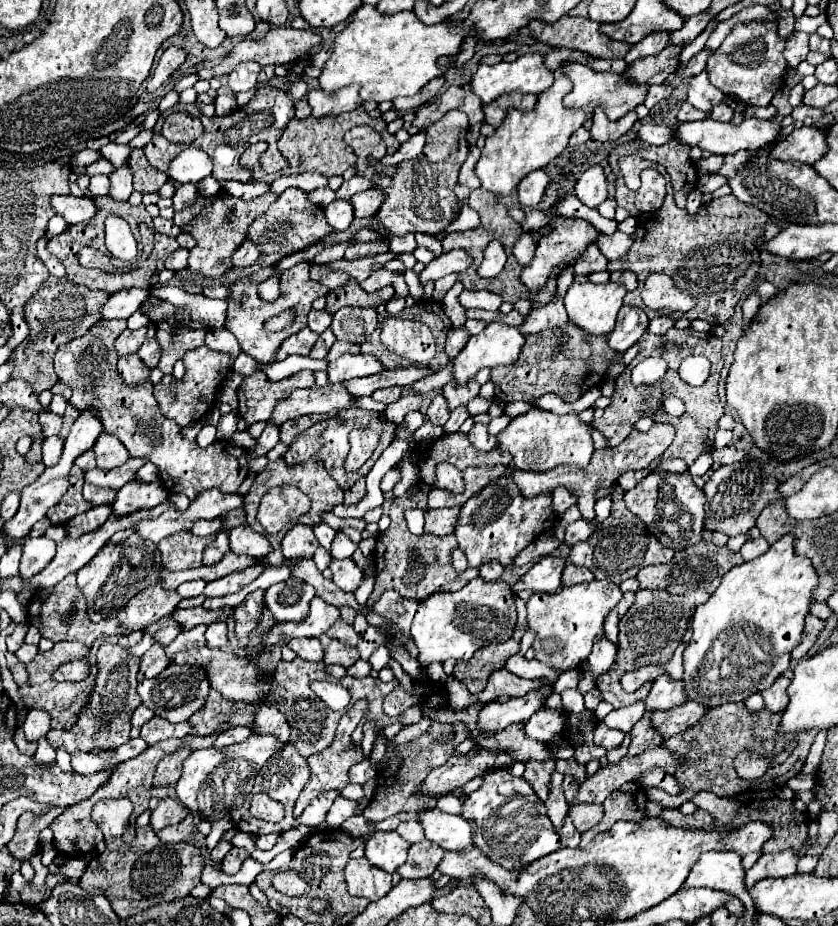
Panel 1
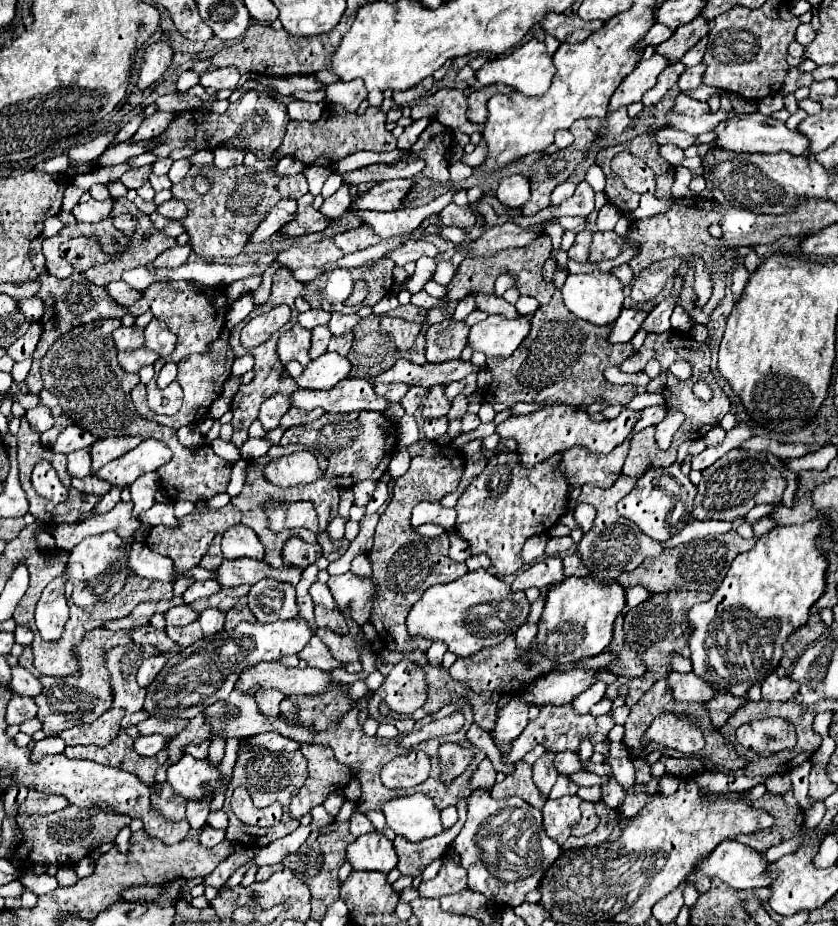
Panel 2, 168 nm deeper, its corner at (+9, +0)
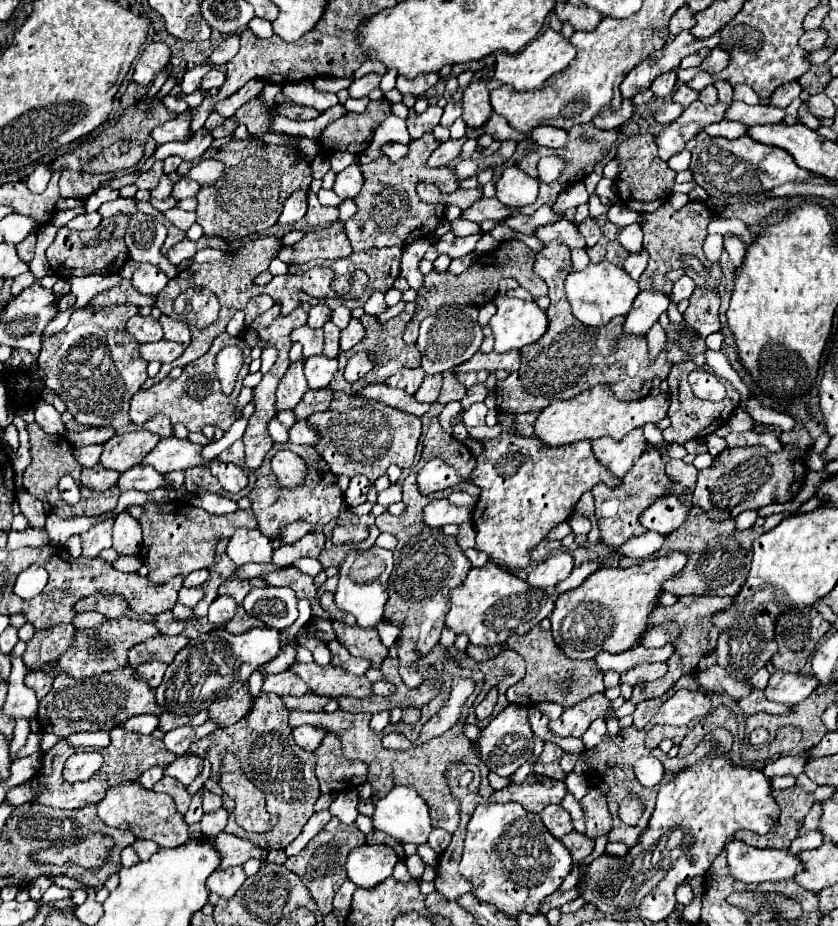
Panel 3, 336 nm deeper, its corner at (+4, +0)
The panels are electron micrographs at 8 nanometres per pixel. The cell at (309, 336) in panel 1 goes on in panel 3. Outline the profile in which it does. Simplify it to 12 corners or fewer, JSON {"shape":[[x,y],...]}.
{"shape":[[300,326],[292,342],[304,346],[304,358],[322,354],[324,330]]}

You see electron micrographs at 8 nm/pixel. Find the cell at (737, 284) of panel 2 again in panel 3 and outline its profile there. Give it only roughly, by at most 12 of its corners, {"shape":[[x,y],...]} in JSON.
{"shape":[[724,234],[724,248],[738,268],[746,254],[746,244],[734,234]]}

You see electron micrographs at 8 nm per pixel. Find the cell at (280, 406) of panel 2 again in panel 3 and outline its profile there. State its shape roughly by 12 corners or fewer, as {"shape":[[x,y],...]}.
{"shape":[[292,362],[276,390],[278,412],[294,408],[308,390],[302,368]]}

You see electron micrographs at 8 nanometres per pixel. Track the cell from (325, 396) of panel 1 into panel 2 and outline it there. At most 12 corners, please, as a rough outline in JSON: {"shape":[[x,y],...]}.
{"shape":[[365,378],[331,390],[297,390],[291,408],[325,412],[385,410]]}

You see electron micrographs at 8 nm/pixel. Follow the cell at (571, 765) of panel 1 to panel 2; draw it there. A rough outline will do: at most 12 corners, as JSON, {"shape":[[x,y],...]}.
{"shape":[[559,752],[555,768],[559,774],[581,772],[575,752]]}

